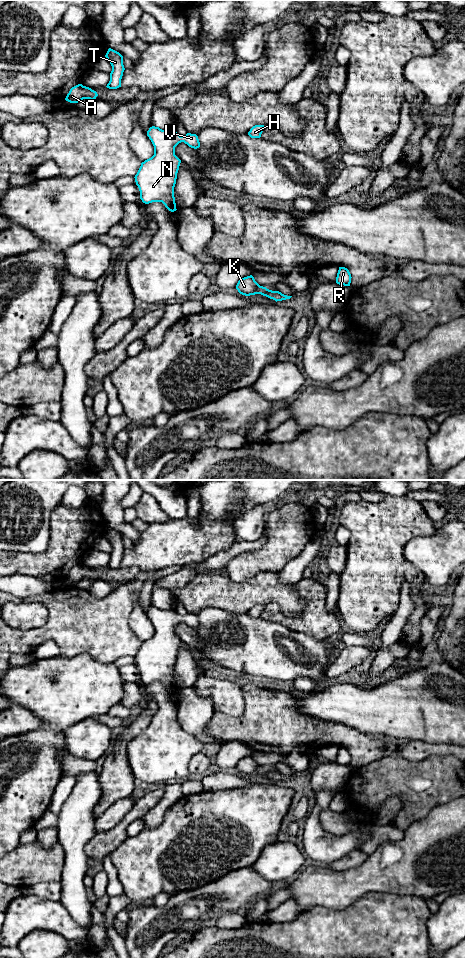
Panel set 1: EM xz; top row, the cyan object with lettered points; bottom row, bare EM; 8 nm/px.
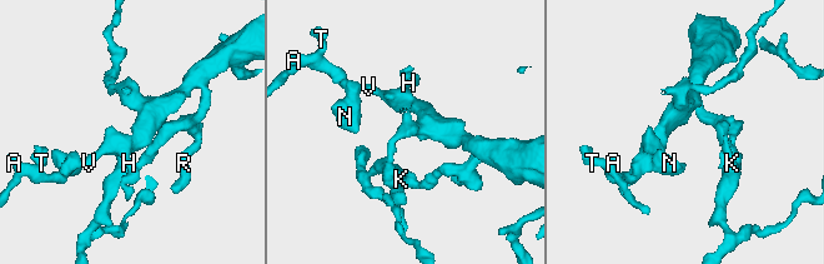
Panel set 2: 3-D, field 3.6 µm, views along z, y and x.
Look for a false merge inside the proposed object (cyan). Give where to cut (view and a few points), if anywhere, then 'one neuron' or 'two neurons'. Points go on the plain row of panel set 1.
no cut; one neuron

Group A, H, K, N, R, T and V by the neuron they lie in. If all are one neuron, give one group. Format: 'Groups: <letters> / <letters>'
Groups: A H K N R T V

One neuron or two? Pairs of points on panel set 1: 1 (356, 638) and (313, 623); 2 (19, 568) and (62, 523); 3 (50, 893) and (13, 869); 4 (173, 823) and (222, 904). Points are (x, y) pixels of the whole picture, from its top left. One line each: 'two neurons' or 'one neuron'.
1: two neurons
2: one neuron
3: two neurons
4: two neurons

